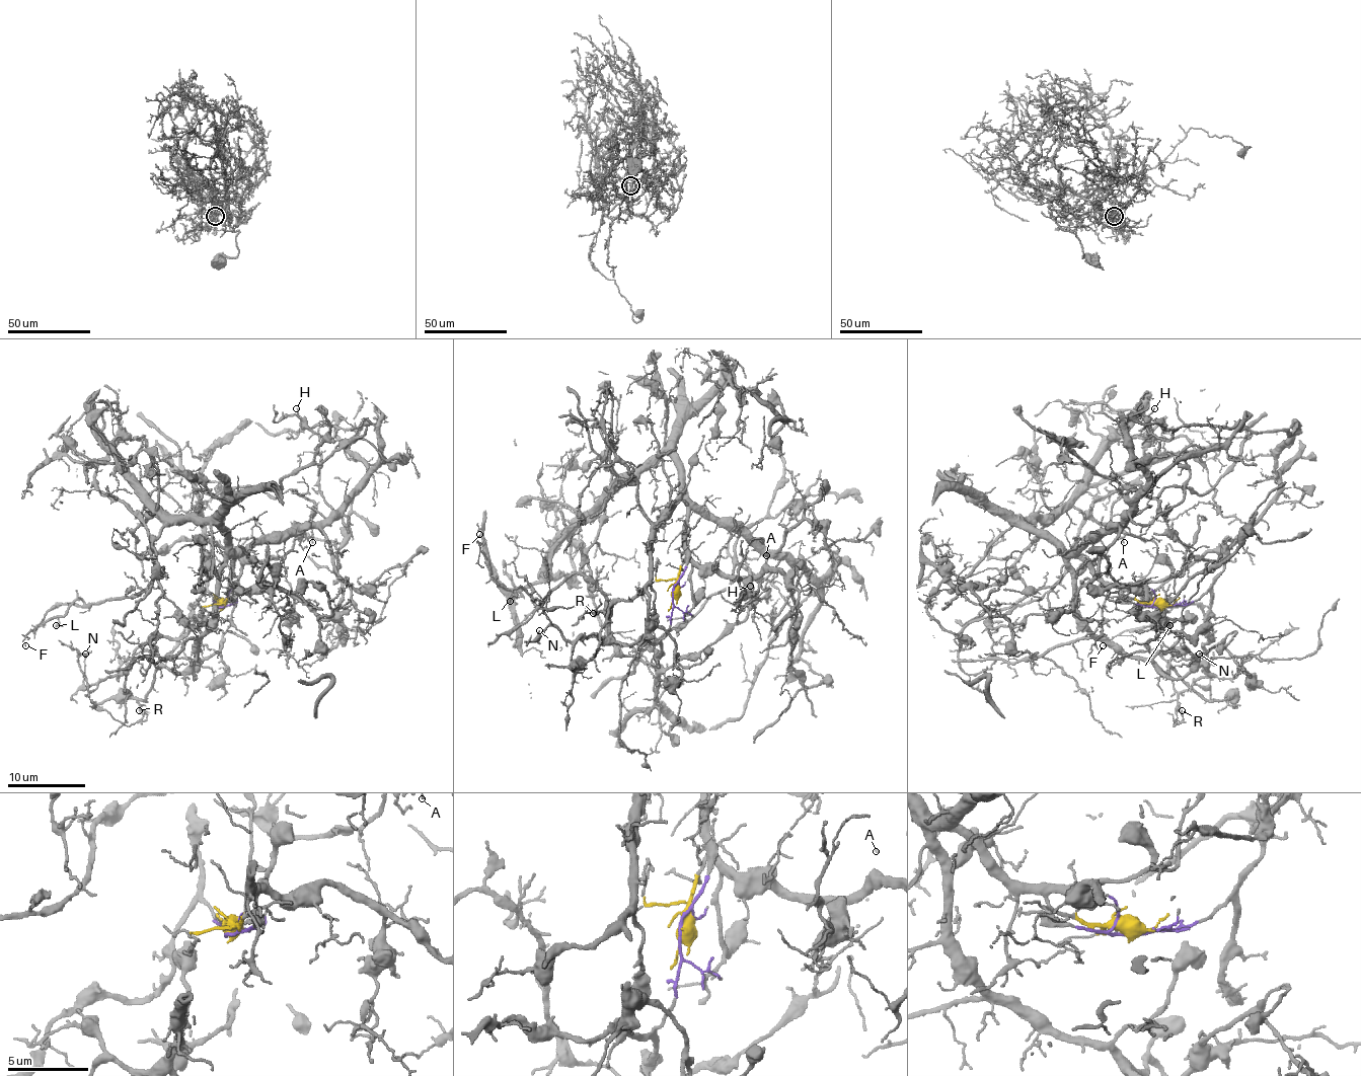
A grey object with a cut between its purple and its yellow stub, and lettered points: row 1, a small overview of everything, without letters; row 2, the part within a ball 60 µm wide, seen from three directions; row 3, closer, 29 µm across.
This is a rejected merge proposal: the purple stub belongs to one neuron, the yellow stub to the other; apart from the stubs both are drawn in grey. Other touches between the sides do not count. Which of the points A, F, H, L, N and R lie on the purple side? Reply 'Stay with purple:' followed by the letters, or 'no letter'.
Stay with purple: F, H, L, N, R

